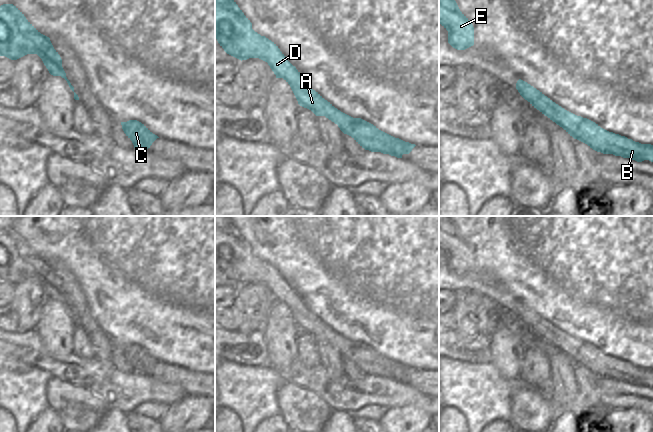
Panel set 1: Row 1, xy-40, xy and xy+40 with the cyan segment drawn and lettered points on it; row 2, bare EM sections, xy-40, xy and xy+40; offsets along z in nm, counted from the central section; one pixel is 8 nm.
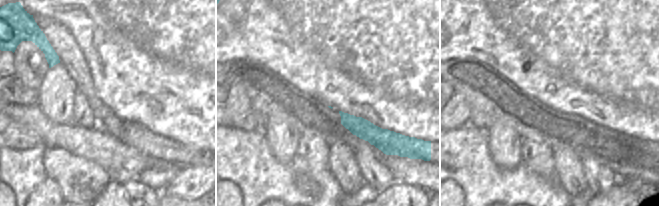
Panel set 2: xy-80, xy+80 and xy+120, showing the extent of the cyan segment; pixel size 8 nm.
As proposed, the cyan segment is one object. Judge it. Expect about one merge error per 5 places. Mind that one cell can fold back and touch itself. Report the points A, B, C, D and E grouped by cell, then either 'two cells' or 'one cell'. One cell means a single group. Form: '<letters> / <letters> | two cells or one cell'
A B C D E | one cell

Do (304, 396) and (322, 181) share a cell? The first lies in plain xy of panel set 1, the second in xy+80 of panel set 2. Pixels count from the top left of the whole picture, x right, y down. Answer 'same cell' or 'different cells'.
different cells

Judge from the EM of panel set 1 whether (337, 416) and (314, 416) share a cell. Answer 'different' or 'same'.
different

